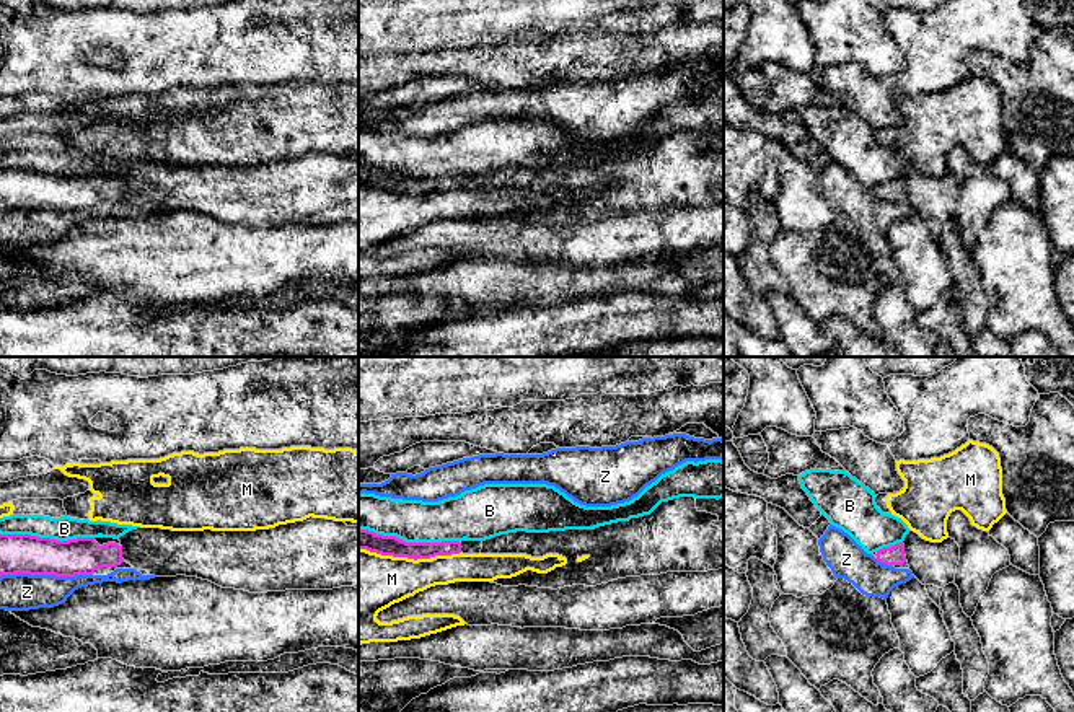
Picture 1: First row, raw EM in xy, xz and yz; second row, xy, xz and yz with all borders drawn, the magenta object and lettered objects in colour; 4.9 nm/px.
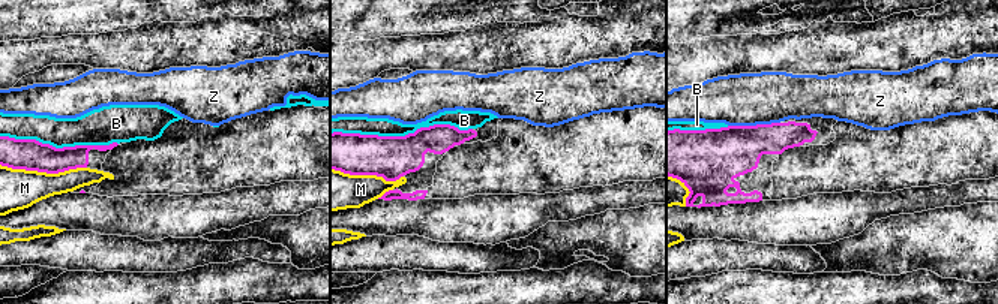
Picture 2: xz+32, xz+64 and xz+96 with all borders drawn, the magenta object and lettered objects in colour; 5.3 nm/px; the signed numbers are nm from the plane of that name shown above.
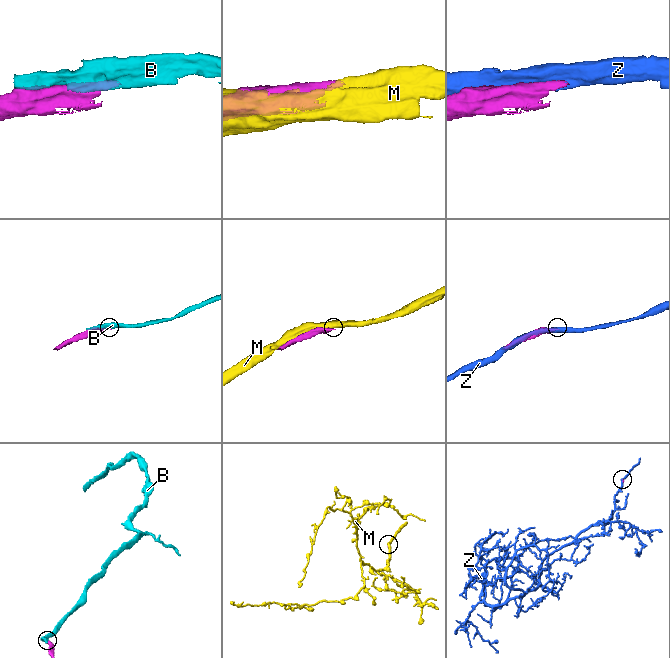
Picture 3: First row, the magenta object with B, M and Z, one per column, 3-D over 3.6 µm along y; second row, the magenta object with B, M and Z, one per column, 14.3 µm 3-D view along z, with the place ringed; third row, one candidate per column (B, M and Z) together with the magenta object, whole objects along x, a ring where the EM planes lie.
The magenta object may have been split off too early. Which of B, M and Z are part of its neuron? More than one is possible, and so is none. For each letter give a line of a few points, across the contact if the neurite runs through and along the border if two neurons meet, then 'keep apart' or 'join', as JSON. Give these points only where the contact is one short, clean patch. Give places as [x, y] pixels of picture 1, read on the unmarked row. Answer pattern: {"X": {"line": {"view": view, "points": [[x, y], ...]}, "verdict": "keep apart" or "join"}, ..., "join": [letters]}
{"B": {"verdict": "keep apart"}, "M": {"verdict": "keep apart"}, "Z": {"verdict": "keep apart"}, "join": []}

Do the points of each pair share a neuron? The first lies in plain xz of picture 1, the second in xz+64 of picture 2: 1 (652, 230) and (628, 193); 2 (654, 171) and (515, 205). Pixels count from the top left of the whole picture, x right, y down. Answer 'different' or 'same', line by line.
1: same
2: different

